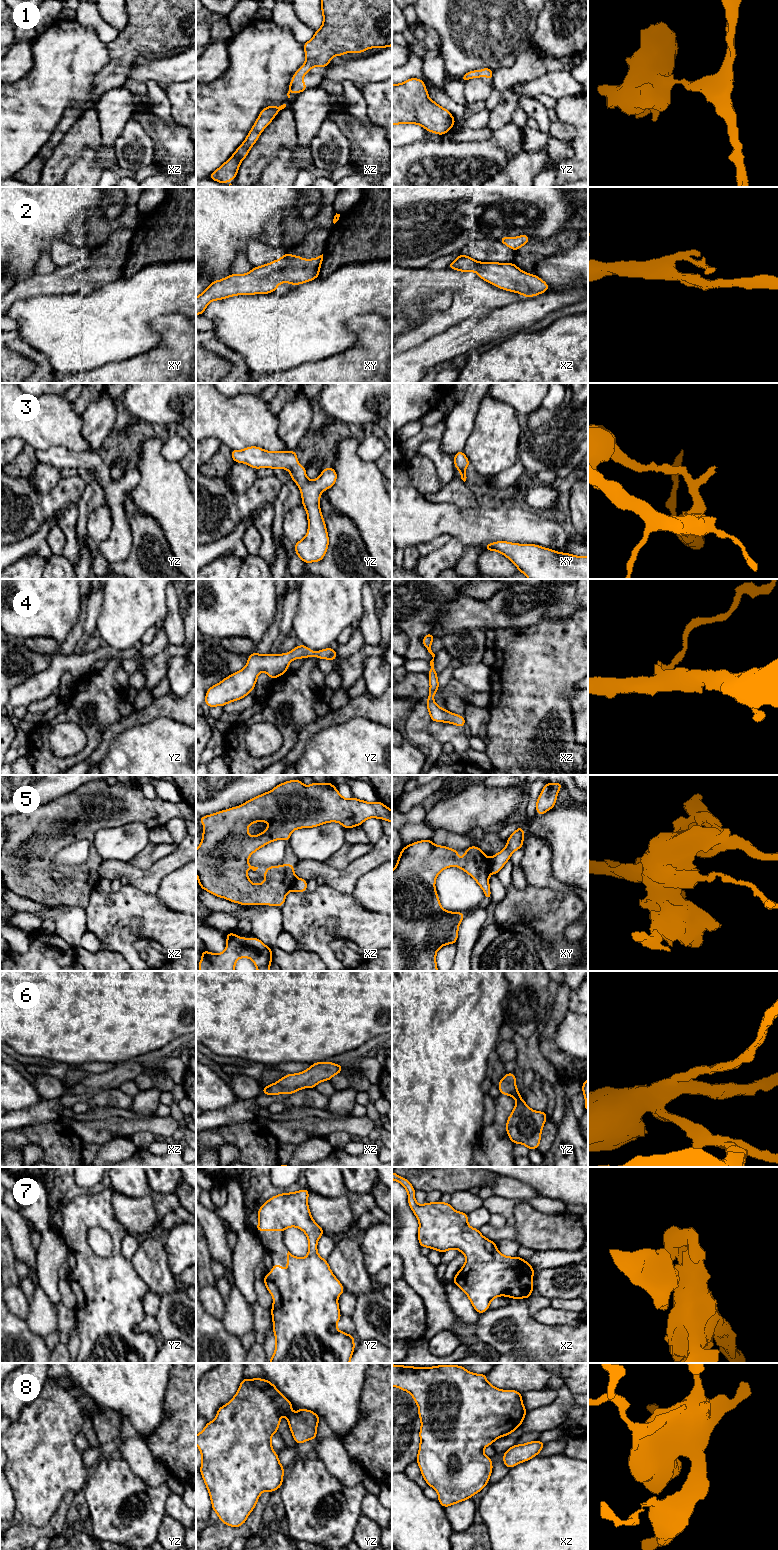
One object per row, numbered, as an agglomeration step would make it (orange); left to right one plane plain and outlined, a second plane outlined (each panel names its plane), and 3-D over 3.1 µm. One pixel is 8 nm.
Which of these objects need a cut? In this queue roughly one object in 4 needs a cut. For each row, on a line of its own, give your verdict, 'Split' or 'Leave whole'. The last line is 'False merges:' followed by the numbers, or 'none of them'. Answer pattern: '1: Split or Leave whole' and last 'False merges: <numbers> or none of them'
1: Leave whole
2: Leave whole
3: Leave whole
4: Leave whole
5: Split
6: Leave whole
7: Leave whole
8: Leave whole
False merges: 5

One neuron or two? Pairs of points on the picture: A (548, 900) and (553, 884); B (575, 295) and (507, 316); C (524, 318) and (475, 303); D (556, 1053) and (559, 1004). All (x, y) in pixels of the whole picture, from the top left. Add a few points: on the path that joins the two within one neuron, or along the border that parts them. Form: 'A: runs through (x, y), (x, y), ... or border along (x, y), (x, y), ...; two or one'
A: border along (528, 884), (559, 891), (574, 892); two
B: runs through (558, 299), (546, 302), (524, 313); one
C: border along (517, 301), (497, 307), (486, 315), (473, 317); two
D: runs through (550, 1041), (550, 1028), (557, 1016); one

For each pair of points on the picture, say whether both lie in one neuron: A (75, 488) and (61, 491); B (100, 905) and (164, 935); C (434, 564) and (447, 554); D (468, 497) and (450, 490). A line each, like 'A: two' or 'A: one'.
A: one
B: one
C: one
D: one

